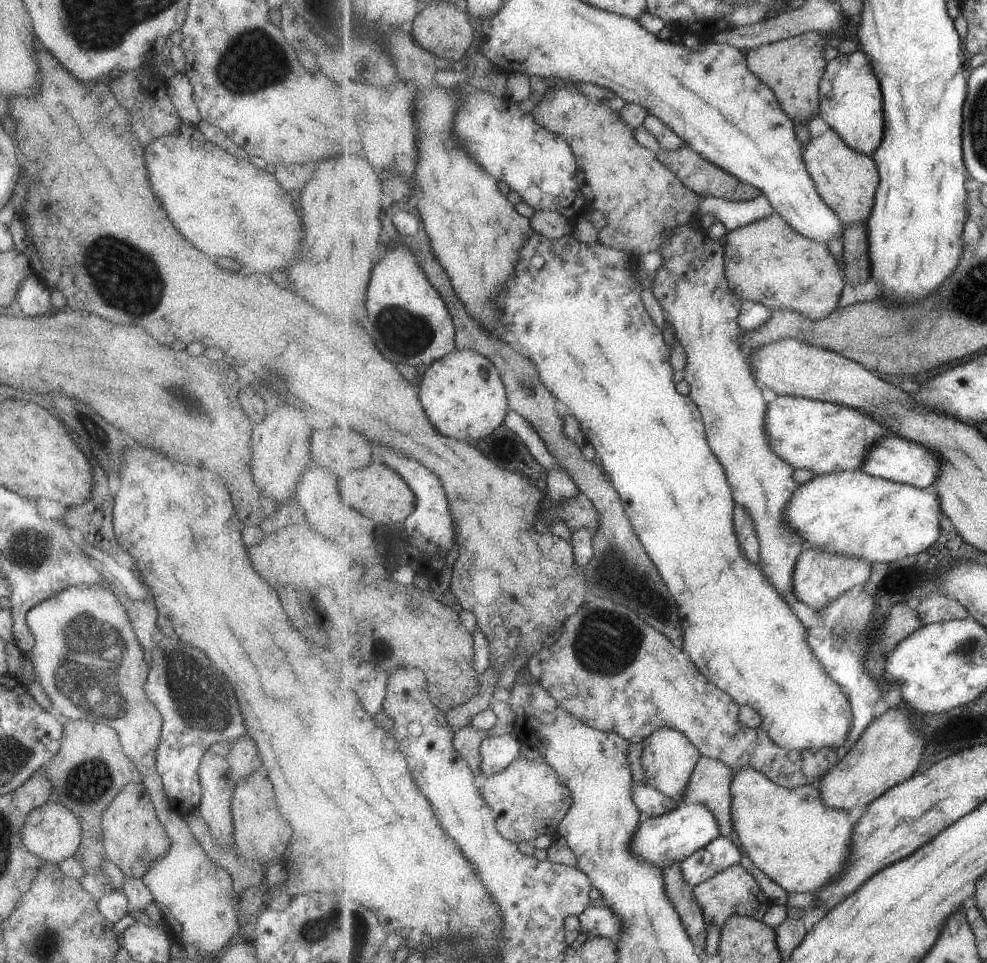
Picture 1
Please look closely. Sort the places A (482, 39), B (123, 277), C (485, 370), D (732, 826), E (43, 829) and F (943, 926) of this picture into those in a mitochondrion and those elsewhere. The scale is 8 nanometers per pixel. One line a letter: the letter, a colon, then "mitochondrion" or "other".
A: other
B: mitochondrion
C: other
D: other
E: other
F: other

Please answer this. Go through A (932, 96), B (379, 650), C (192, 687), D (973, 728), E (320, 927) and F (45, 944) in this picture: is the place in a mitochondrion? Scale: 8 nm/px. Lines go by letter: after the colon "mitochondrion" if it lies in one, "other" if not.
A: other
B: other
C: mitochondrion
D: other
E: mitochondrion
F: mitochondrion

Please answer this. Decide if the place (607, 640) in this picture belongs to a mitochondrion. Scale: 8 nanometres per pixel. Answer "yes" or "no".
yes

